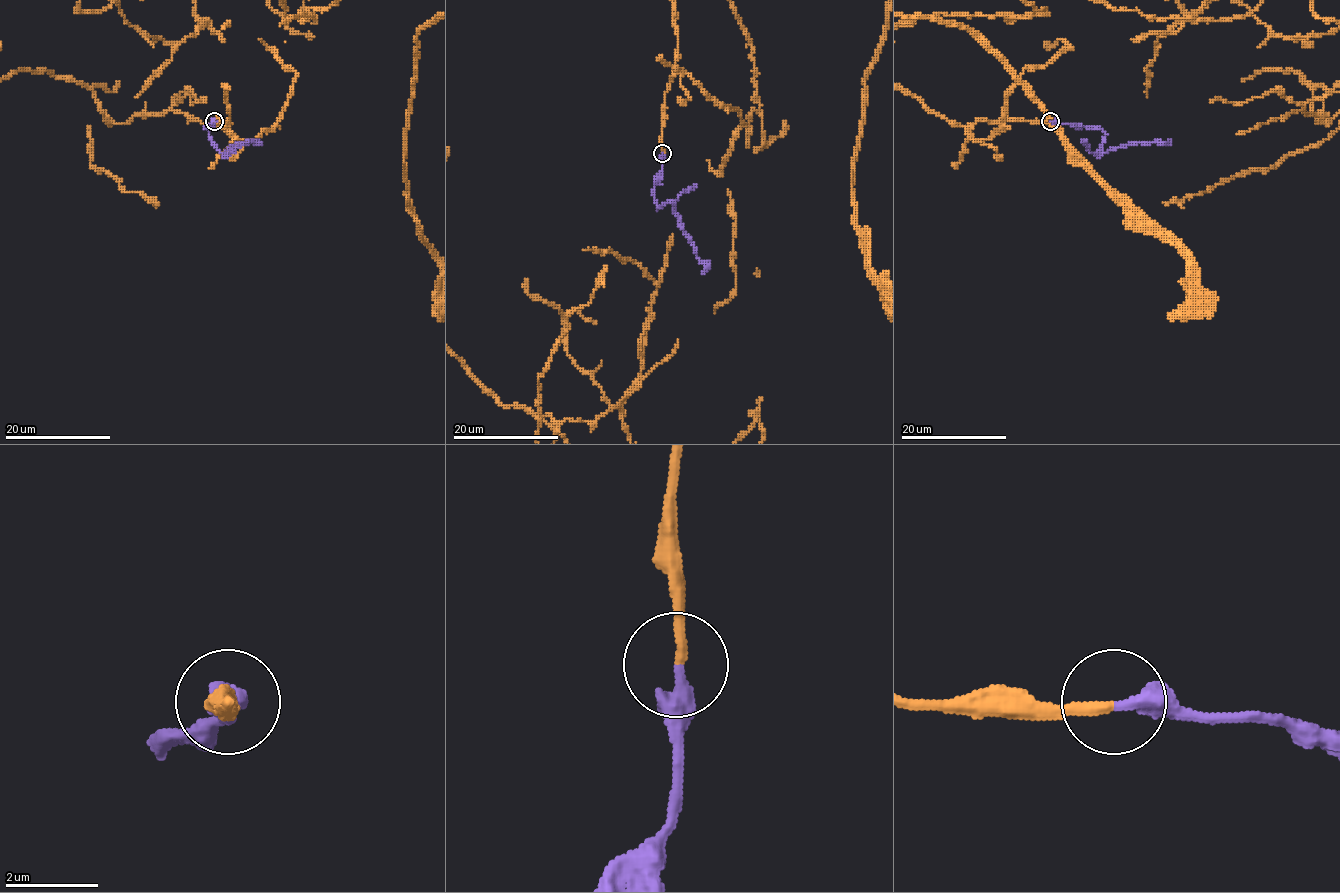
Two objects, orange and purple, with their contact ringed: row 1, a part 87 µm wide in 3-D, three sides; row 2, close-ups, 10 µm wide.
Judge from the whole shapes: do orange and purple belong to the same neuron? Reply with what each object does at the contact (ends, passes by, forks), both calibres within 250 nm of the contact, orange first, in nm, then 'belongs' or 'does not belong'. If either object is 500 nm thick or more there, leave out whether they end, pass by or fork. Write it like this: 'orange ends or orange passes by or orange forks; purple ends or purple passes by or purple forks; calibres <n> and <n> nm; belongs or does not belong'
orange ends; purple ends; calibres 220 and 380 nm; belongs

